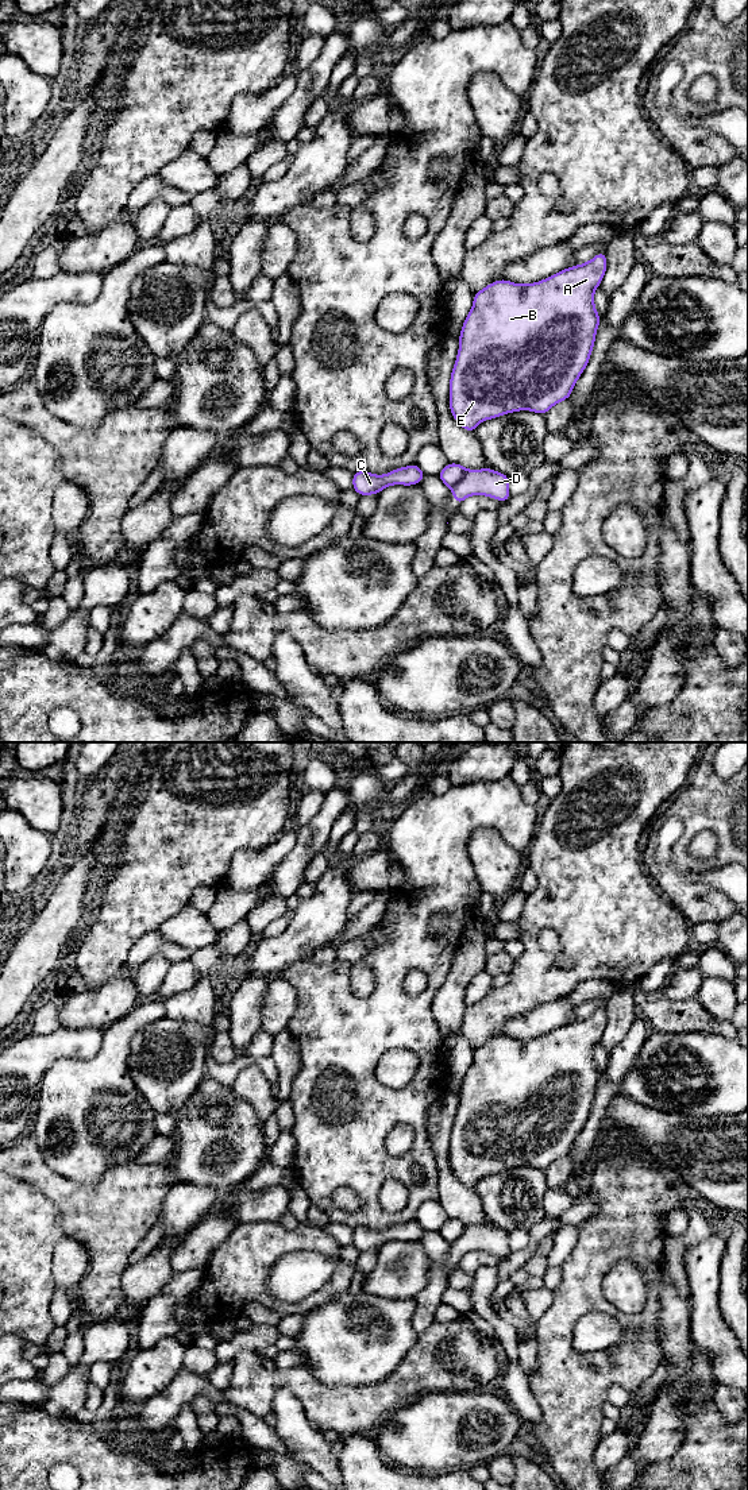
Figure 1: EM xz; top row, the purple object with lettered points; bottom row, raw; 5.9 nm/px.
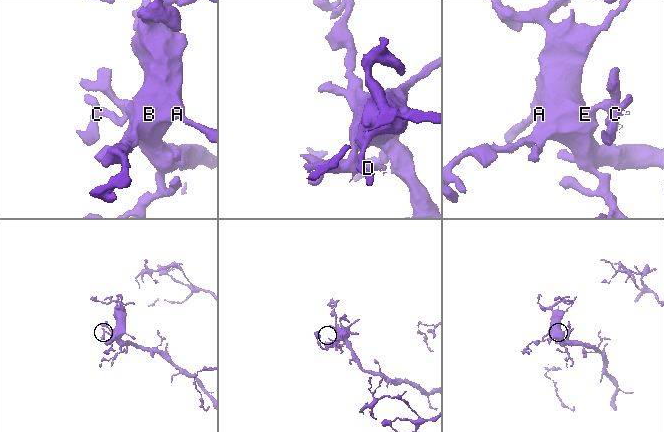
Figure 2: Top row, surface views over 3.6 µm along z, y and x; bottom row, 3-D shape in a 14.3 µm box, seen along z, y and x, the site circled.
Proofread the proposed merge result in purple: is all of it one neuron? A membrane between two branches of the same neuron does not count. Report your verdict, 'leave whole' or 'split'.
split

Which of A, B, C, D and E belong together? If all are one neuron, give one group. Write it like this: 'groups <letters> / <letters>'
groups A B C E / D

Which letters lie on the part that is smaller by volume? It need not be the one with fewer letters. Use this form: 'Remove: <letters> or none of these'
Remove: D

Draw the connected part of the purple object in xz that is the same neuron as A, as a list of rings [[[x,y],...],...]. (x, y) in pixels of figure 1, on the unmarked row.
[[[604,1007],[583,1020],[571,1022],[536,1039],[521,1041],[500,1035],[474,1049],[450,1134],[450,1166],[463,1185],[474,1188],[485,1176],[518,1166],[545,1170],[554,1161],[570,1154],[595,1099],[601,1073],[594,1062],[594,1046],[601,1041],[606,1023]]]

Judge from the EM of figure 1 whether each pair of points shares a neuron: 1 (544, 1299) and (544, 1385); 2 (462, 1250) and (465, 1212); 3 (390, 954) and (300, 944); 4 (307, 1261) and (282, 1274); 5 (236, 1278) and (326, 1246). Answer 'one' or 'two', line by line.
1: two
2: two
3: two
4: one
5: one

